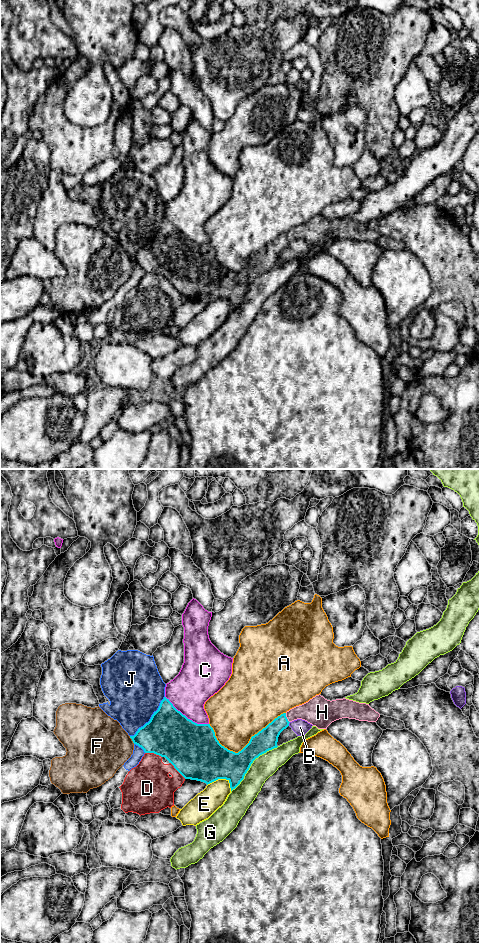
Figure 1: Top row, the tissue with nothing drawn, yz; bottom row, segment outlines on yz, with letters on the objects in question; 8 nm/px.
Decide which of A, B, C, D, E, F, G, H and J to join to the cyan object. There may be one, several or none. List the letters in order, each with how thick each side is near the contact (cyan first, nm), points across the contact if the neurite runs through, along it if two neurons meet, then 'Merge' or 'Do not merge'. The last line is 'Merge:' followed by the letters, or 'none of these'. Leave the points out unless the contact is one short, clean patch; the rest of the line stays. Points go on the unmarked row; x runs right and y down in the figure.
A: Thickness 260 nm (cyan) against 400 nm. Do not merge
B: Thickness 170 nm (cyan) against 120 nm. Boundary: yz (290, 242), (288, 245). Do not merge
C: Thickness 400 nm (cyan) against 320 nm. Do not merge
D: Thickness 420 nm (cyan) against 340 nm. Do not merge
E: Thickness 380 nm (cyan) against 200 nm. Do not merge
F: Thickness 320 nm (cyan) against 440 nm. Do not merge
G: Thickness 260 nm (cyan) against 180 nm. Do not merge
H: Thickness 170 nm (cyan) against 220 nm. Path across: yz (266, 259), (286, 238), (297, 232), (316, 231). Merge
J: Thickness 380 nm (cyan) against 440 nm. Do not merge
Merge: H

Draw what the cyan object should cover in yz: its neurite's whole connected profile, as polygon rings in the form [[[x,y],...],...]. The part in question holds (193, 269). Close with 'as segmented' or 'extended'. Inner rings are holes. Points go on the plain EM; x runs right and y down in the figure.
[[[319,214],[308,222],[296,226],[275,238],[265,248],[252,256],[249,263],[241,271],[235,273],[219,263],[210,244],[193,242],[178,231],[169,219],[164,217],[150,241],[139,248],[136,254],[130,256],[130,258],[145,273],[154,273],[165,277],[185,299],[201,301],[207,305],[218,299],[226,299],[229,301],[232,311],[244,299],[245,294],[256,278],[278,267],[278,257],[289,246],[290,242],[302,239],[318,249],[327,249],[332,242],[342,238],[376,242],[379,237],[380,234],[372,229],[369,224],[346,218],[330,221]]]; extended

